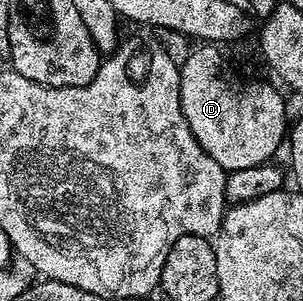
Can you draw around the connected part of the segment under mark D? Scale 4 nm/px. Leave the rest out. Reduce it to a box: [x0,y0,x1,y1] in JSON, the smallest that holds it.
[180,51,277,173]

